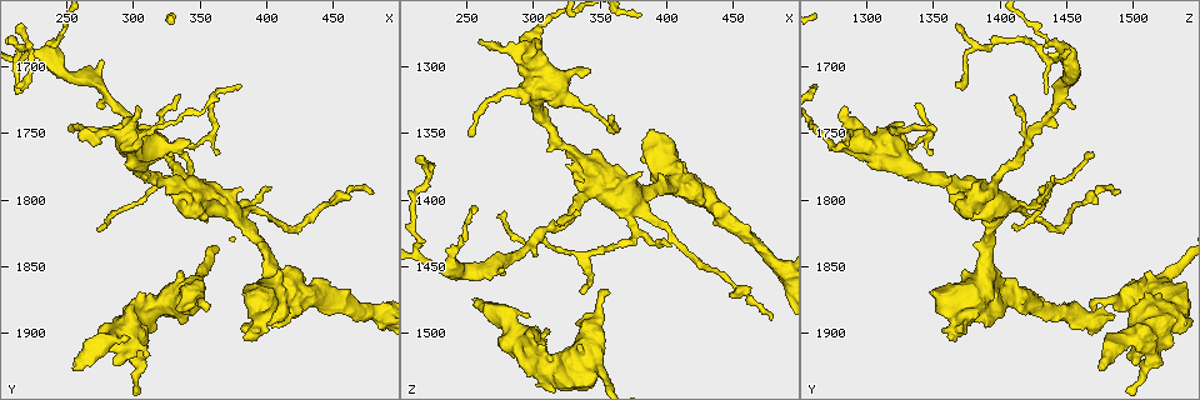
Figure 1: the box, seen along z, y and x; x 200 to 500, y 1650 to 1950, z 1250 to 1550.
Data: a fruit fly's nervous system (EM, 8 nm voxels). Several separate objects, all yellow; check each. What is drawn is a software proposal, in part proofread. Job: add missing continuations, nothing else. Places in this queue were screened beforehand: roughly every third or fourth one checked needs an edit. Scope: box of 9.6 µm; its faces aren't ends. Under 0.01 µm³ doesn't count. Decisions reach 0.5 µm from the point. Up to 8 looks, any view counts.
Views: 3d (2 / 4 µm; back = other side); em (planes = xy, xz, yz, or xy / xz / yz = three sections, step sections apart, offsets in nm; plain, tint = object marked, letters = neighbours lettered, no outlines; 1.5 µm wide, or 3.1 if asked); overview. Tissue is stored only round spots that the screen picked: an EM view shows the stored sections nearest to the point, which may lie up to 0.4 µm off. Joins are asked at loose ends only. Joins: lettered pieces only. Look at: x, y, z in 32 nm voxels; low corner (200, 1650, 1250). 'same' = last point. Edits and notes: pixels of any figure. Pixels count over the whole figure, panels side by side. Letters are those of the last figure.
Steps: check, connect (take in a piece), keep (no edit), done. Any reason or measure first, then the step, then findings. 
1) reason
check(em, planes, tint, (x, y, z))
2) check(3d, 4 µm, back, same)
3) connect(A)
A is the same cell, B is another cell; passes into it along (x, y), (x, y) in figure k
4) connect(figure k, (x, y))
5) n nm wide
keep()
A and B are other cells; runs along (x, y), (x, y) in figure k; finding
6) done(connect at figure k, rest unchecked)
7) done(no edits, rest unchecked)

thick end
check(em, planes, letters, (258, 1928, 1474))

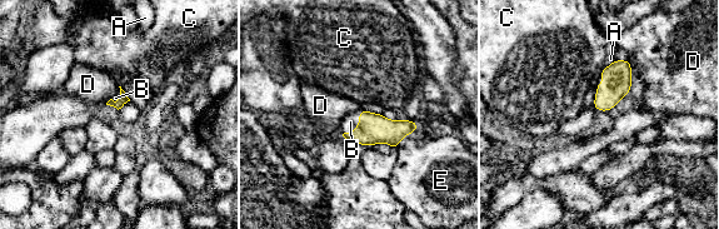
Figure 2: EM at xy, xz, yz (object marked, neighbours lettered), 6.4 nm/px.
connect(B)
B is the same cell, A, C, D and E are other cells; the neuron continues

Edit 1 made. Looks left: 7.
redraw
check(overview)

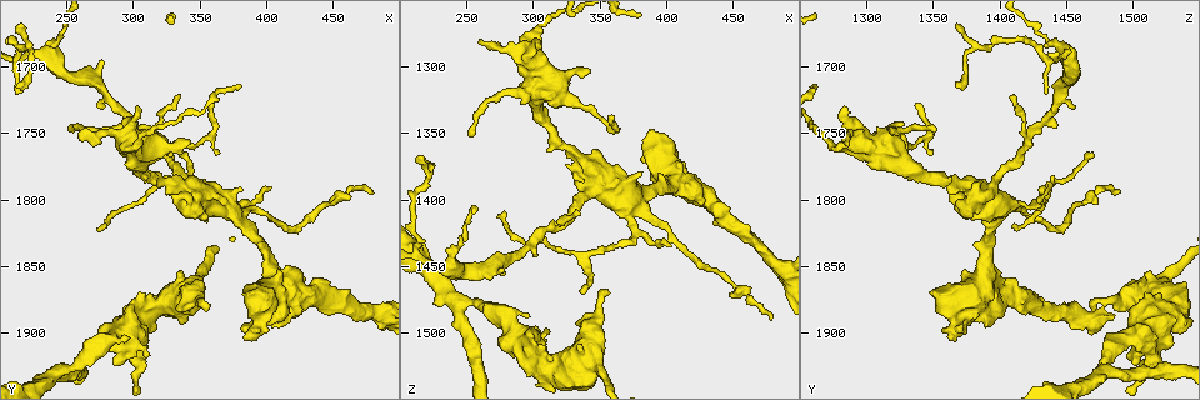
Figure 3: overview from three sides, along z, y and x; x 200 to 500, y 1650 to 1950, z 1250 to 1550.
free end
check(3d, 2 µm, back, (300, 1876, 1508))

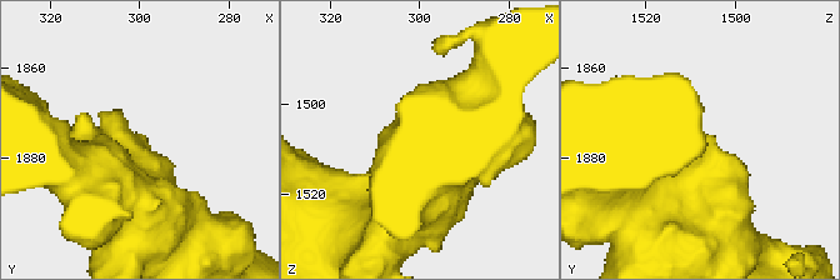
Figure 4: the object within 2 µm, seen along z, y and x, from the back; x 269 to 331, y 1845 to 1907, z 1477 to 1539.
shape alone is not enough
check(em, planes, letters, same)

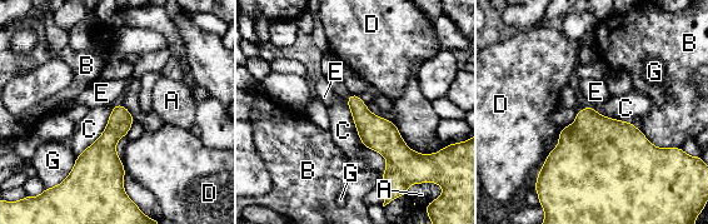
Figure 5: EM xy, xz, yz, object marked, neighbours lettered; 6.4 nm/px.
keep()
A, B, C, D, E and G are other cells; runs along (353, 96), (394, 149), (394, 177) in figure 5; no lettered piece goes on from it

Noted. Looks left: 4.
end of a long branch
check(3d, 2 µm, (480, 1792, 1488))

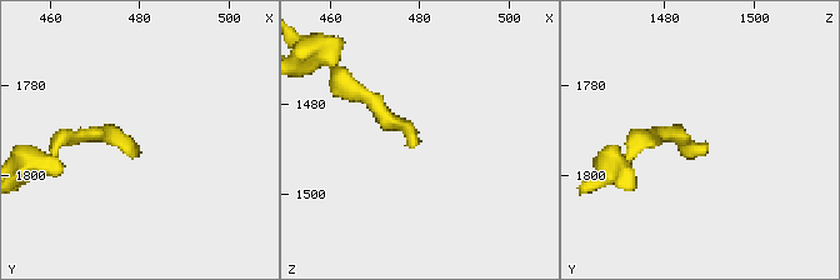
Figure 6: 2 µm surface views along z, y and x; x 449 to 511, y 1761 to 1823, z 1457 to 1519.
shape alone is not enough
check(em, planes, letters, (480, 1793, 1489))

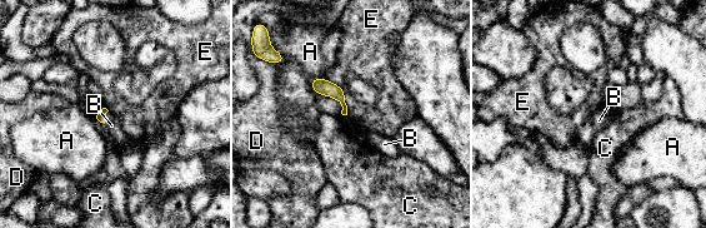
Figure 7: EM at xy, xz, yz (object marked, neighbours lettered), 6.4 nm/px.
connect(B)
B is the same cell, A, C, D and E are other cells; it goes on there

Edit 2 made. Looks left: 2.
done(connect at figure 2, connect at figure 7, rest unchecked)

